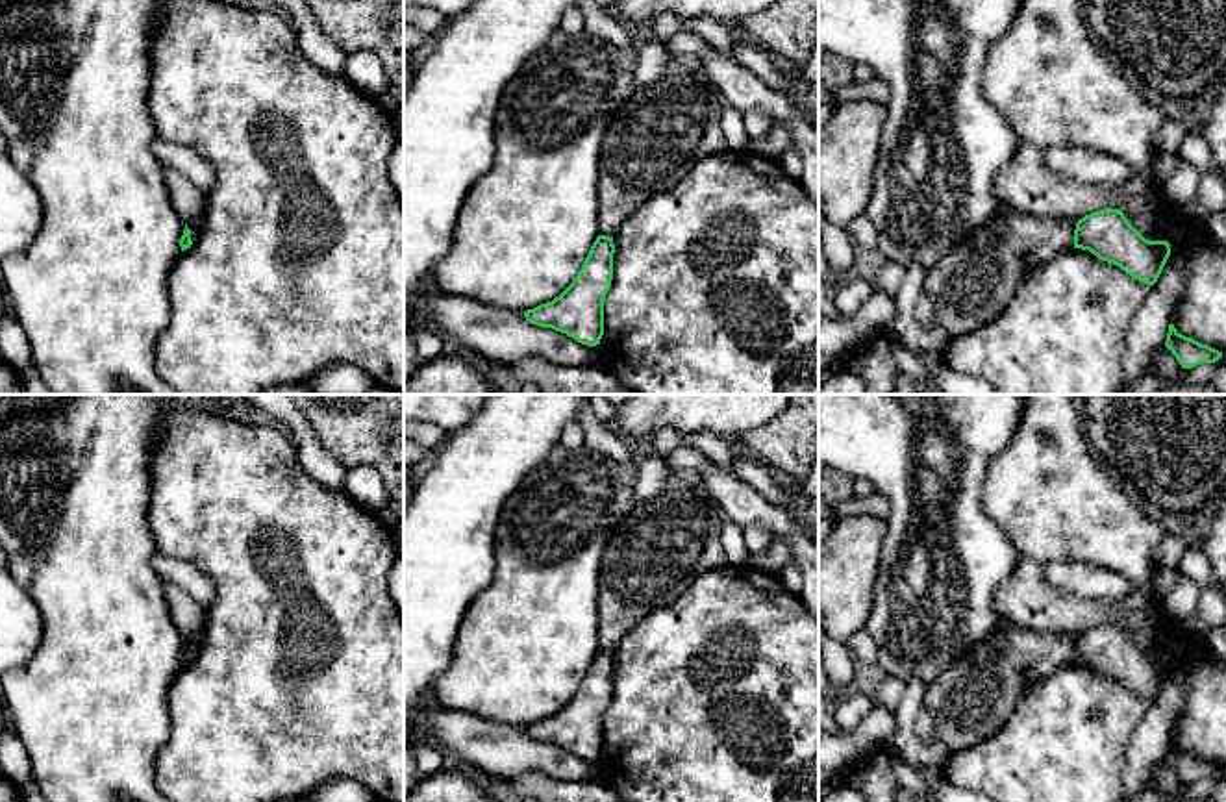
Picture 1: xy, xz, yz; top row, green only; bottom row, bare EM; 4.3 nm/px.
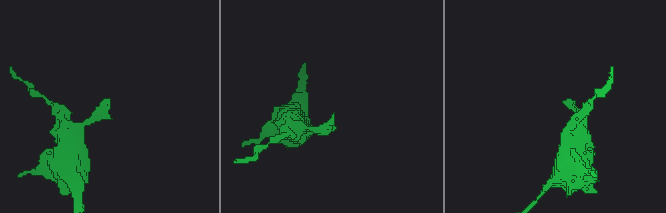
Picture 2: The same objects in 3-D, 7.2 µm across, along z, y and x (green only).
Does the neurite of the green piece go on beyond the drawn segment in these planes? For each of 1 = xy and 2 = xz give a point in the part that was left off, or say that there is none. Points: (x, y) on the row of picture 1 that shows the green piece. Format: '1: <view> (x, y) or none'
1: none
2: none

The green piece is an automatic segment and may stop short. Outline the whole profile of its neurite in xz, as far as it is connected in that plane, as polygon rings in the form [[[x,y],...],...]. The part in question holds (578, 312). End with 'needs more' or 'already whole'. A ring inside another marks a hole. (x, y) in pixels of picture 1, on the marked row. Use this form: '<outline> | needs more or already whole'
[[[598,235],[578,276],[552,302],[524,311],[530,324],[596,346],[604,335],[604,300],[613,280],[613,237]]] | already whole

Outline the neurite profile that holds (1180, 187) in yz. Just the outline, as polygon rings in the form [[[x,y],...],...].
[[[1180,159],[1176,172],[1163,185],[1167,198],[1174,204],[1196,200],[1200,174],[1193,165]]]

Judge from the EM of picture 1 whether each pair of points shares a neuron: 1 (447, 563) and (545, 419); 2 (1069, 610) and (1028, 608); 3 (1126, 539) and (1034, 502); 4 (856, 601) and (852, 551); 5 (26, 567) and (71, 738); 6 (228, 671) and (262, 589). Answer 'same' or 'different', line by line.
1: same
2: same
3: same
4: same
5: same
6: same

